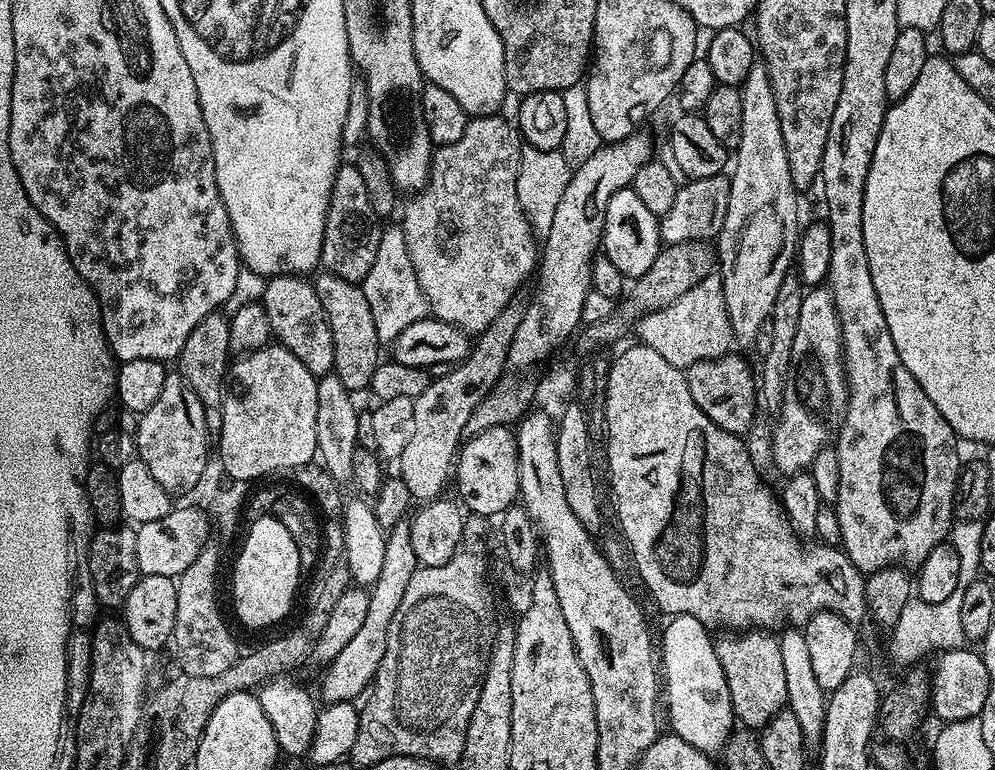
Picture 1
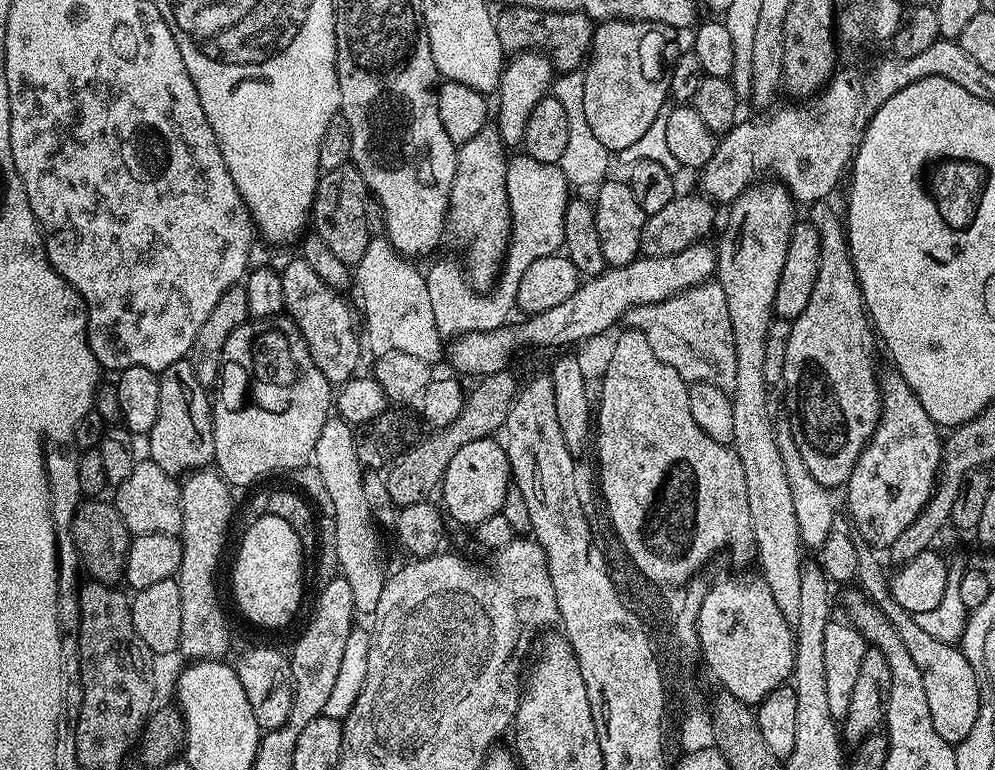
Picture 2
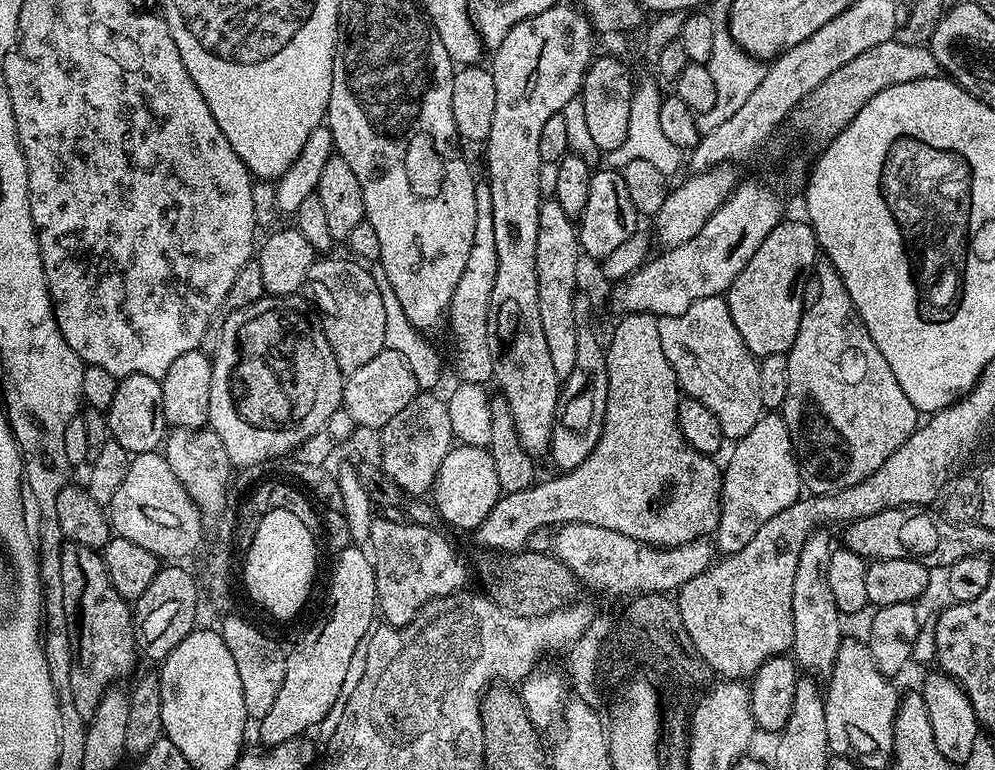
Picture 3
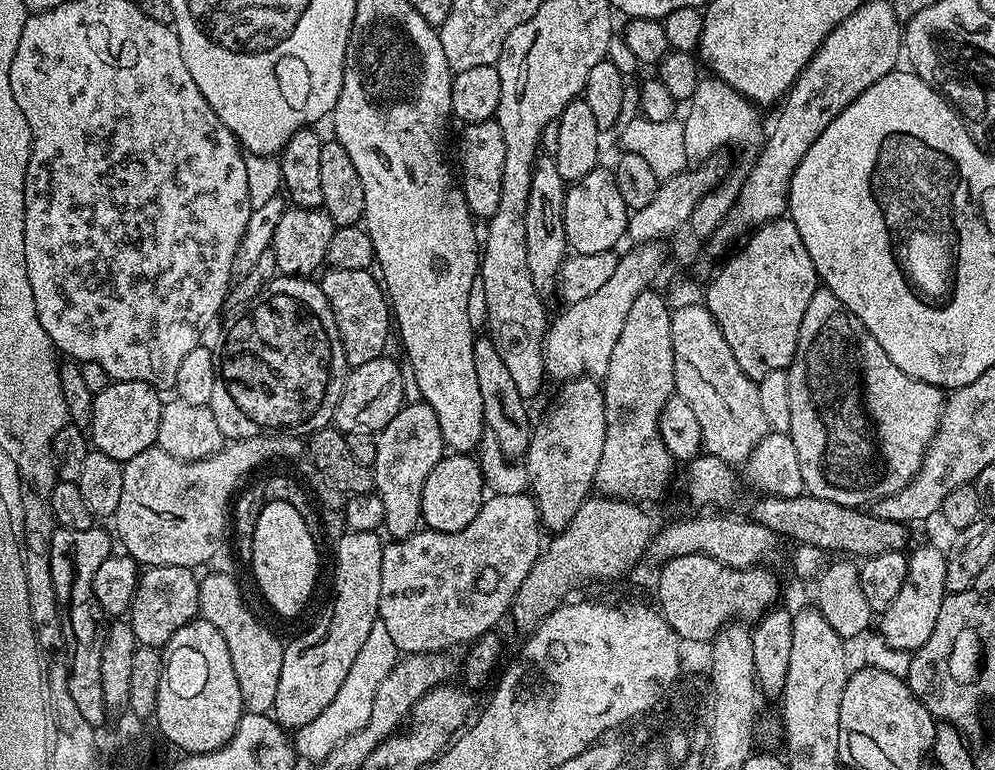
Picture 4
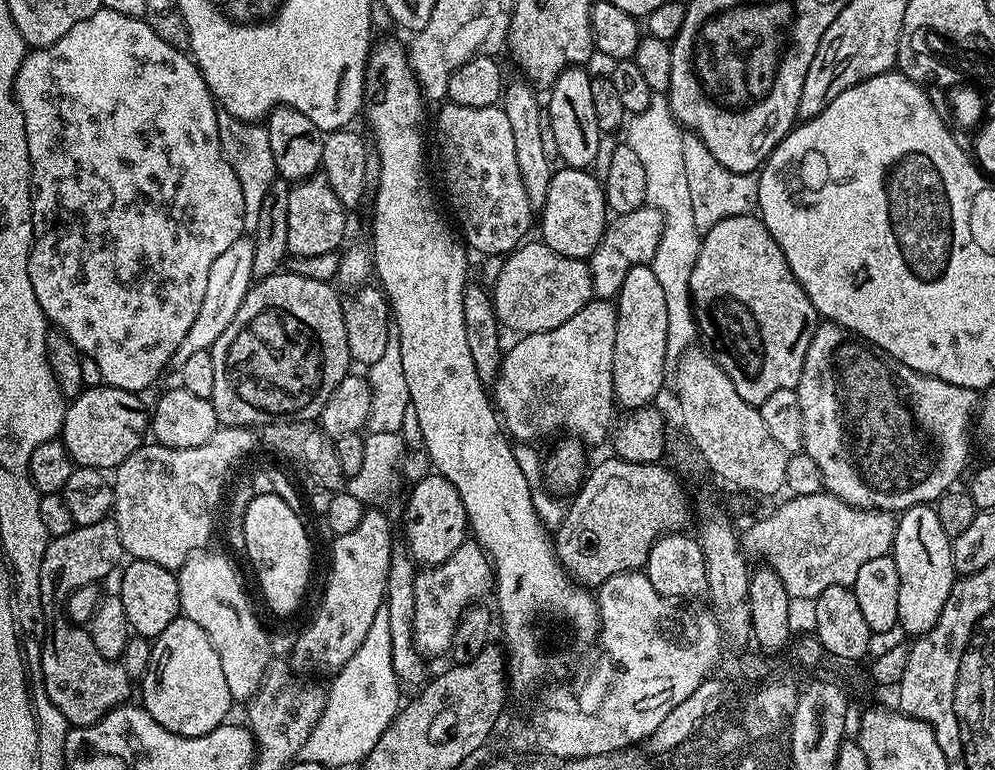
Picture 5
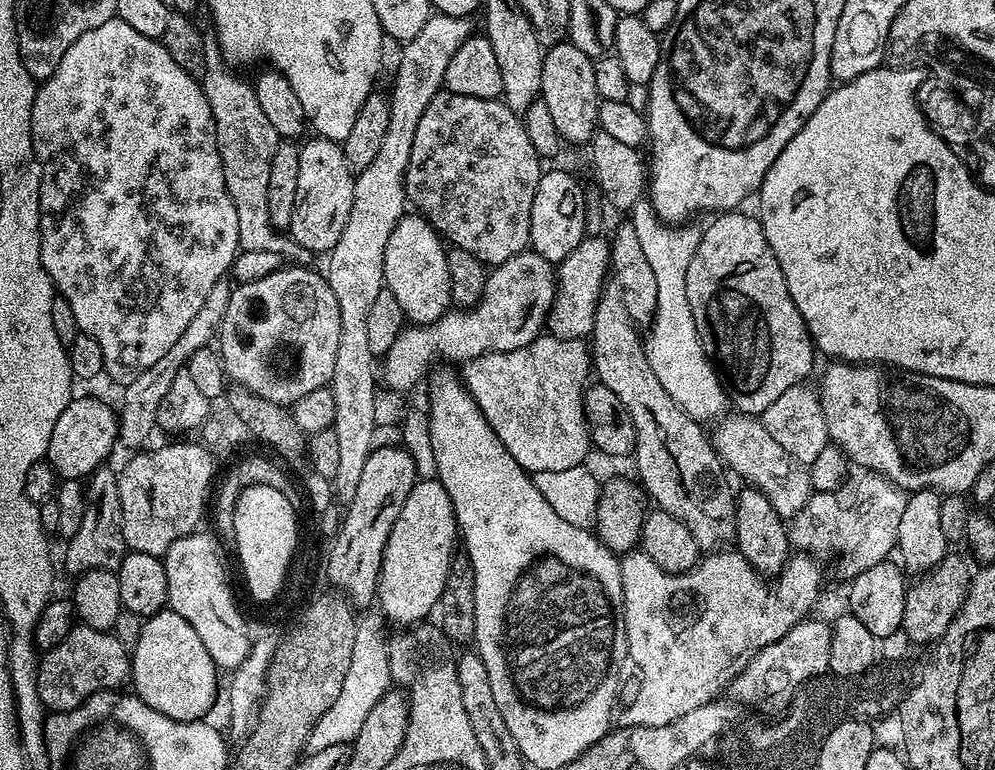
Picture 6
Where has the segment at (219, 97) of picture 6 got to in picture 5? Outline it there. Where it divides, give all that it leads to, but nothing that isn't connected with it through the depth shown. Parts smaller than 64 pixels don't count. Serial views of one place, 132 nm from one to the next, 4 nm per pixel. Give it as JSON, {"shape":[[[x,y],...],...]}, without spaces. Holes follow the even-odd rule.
{"shape":[[[217,111],[216,117],[224,160],[230,162],[238,178],[238,186],[242,186],[244,230],[245,233],[251,234],[258,226],[258,210],[262,207],[262,198],[266,198],[270,186],[278,179],[274,166],[274,150],[270,150],[270,134],[263,123],[243,120],[230,112]]]}

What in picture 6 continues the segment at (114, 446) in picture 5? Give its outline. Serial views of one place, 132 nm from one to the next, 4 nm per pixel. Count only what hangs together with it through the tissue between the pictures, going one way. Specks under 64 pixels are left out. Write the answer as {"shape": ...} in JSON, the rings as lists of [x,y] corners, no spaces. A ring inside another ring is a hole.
{"shape":[[[77,395],[68,403],[66,410],[62,410],[50,433],[47,462],[60,480],[83,481],[107,461],[104,459],[111,454],[112,447],[117,447],[119,434],[118,412],[113,405],[111,408],[96,396]]]}

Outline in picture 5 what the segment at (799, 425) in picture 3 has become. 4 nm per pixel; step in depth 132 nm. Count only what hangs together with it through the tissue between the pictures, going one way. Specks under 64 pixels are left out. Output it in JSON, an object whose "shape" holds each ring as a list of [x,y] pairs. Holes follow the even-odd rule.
{"shape":[[[817,323],[812,347],[815,354],[809,355],[808,360],[802,362],[802,378],[798,378],[798,386],[795,388],[798,394],[798,406],[802,409],[802,438],[804,439],[802,451],[810,454],[810,458],[814,458],[814,462],[822,474],[824,488],[831,496],[837,496],[840,500],[852,504],[856,508],[878,508],[882,512],[899,514],[905,512],[907,508],[913,508],[919,504],[932,504],[943,492],[948,491],[959,481],[956,479],[963,474],[964,467],[968,464],[968,436],[970,440],[974,413],[978,408],[977,389],[954,386],[950,382],[942,382],[933,376],[916,372],[910,366],[898,362],[877,344],[861,340],[856,333],[840,324]]]}

